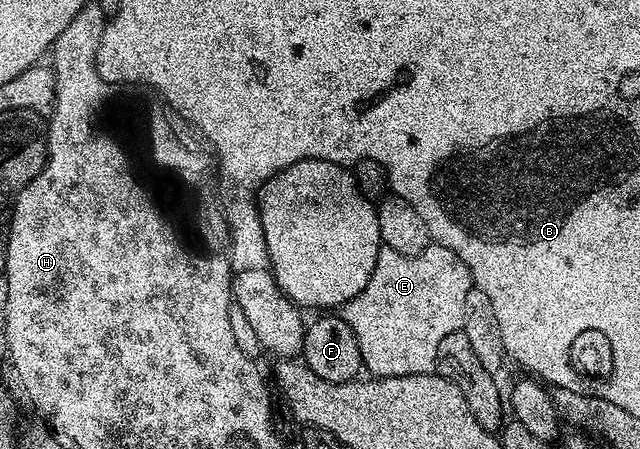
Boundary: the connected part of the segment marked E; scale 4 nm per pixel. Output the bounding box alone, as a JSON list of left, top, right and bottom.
[342,242,473,377]

